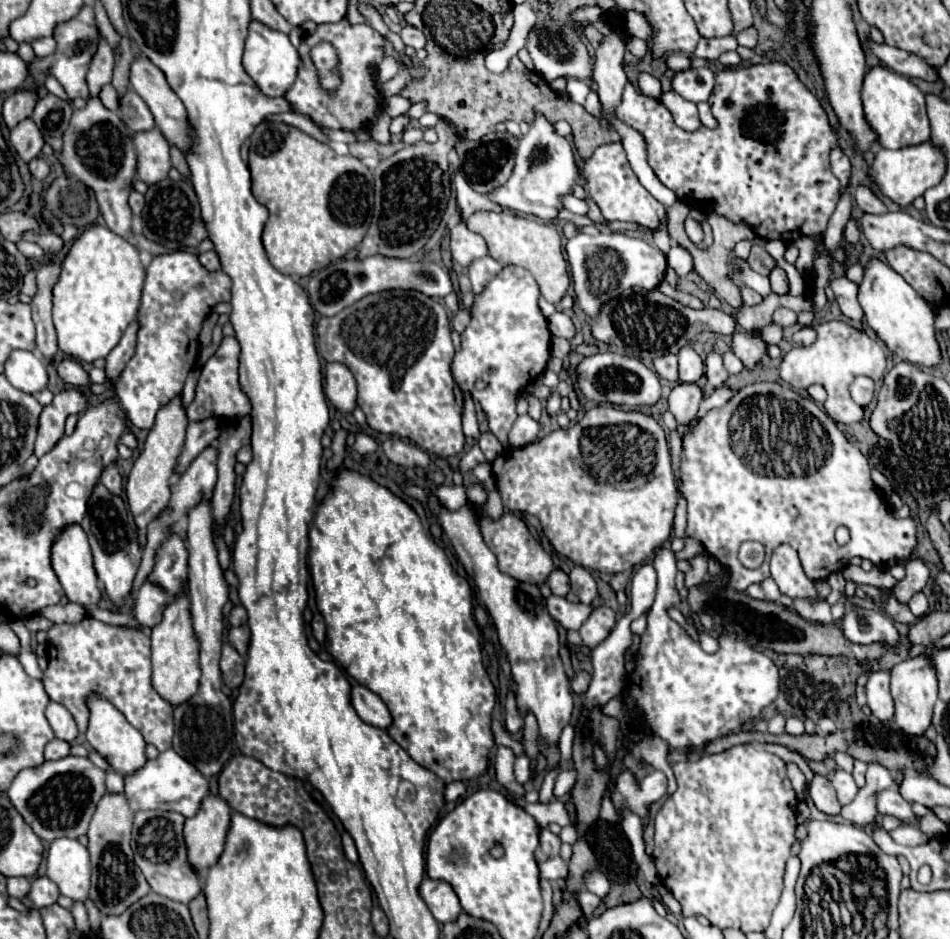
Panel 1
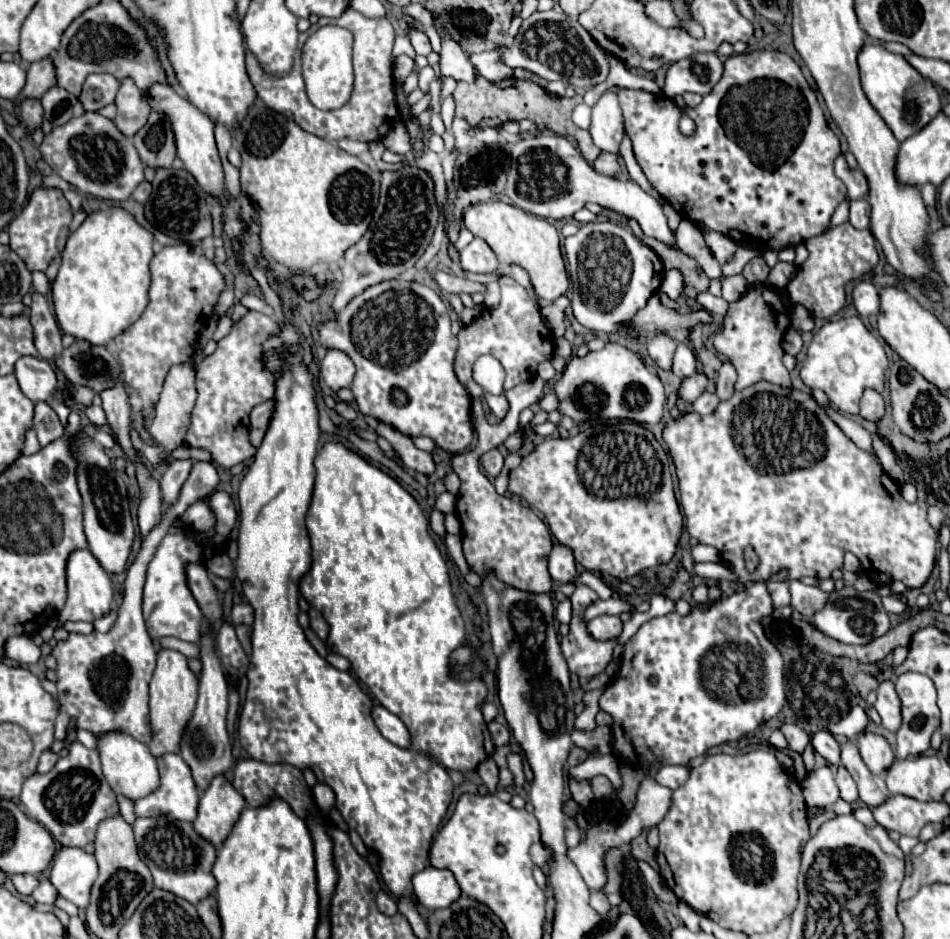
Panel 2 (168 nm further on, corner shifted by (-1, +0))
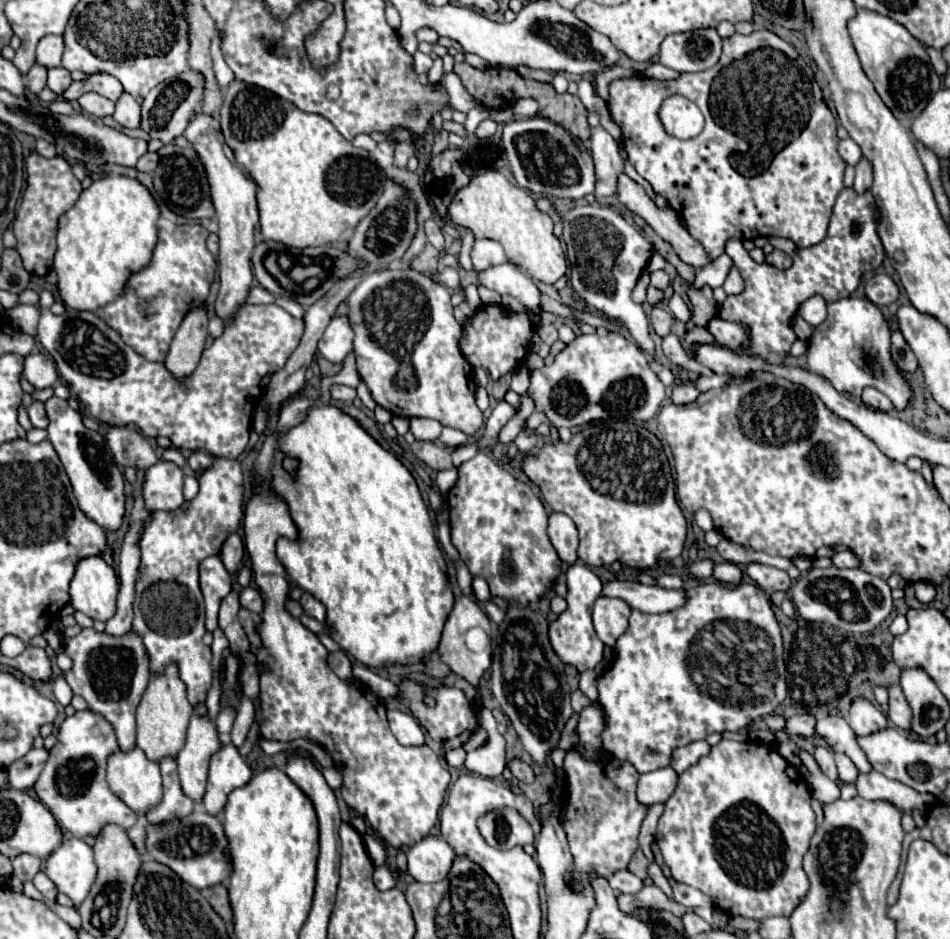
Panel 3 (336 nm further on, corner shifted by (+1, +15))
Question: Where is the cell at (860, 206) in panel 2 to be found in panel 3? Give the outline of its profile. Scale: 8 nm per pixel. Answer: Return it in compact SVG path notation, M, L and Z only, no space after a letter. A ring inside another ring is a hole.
M863 157L855 167L855 185L853 185L853 189L857 193L865 193L867 189L871 189L871 183L873 183L873 171L871 171L869 161Z

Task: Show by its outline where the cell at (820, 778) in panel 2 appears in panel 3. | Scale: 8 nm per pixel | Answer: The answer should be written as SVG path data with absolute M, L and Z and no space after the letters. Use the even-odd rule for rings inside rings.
M817 747L815 753L813 753L815 761L819 763L821 771L831 779L831 781L839 781L837 779L837 767L835 767L835 761L833 761L833 751L827 749L827 747Z

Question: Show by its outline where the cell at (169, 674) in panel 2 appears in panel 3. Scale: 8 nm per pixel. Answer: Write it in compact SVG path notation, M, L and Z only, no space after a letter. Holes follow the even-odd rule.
M167 665L161 673L153 675L137 707L137 747L141 747L145 755L153 761L159 761L167 755L177 755L185 745L185 731L191 713L193 707L187 701L185 683L179 679L177 665Z

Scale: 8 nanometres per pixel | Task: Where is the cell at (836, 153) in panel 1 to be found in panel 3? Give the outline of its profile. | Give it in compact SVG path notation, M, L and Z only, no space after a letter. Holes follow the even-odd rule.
M845 139L845 141L839 141L839 155L841 159L847 163L847 165L857 165L857 161L861 161L861 149L855 141L851 139Z

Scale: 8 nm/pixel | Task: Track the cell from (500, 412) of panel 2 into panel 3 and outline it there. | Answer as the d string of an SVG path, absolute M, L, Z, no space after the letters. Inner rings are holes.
M481 305L475 315L463 325L463 335L459 339L461 352L470 365L489 371L491 379L497 381L505 373L515 371L529 353L531 337L535 333L533 319L523 311L509 311L501 305Z

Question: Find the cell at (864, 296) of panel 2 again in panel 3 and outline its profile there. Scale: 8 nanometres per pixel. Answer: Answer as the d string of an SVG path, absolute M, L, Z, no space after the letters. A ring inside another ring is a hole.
M877 273L865 283L865 295L875 305L889 305L897 299L899 291L897 291L897 285L893 283L893 279L889 275Z

